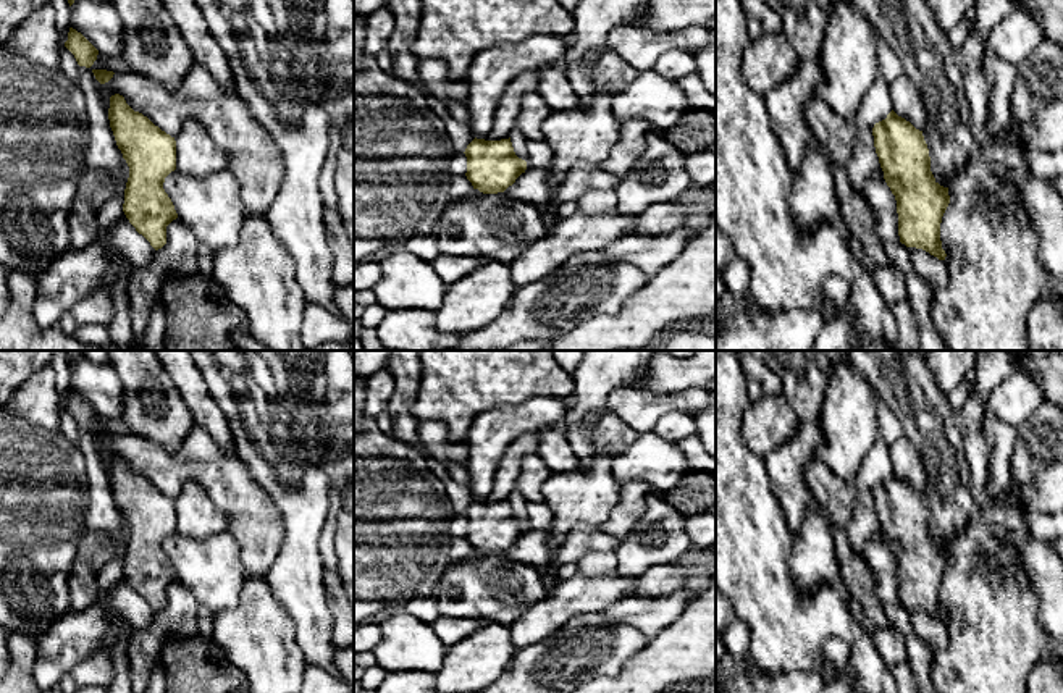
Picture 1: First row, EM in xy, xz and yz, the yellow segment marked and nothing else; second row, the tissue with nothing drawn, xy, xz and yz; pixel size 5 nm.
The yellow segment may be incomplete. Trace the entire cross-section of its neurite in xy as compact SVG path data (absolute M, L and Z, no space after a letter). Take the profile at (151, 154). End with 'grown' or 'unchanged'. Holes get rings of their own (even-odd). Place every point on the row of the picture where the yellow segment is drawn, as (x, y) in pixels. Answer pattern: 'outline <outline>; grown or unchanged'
outline M120 94L110 97L108 120L129 166L123 212L136 231L158 250L166 244L166 226L178 218L163 189L165 178L176 170L176 141L134 111Z; unchanged

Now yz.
outline M892 110L874 124L872 136L884 179L897 200L900 242L945 260L940 223L950 195L931 171L922 131Z; unchanged

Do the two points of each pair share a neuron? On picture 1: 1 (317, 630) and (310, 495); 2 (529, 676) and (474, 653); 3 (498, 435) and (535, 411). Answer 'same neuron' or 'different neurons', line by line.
1: same neuron
2: different neurons
3: same neuron

